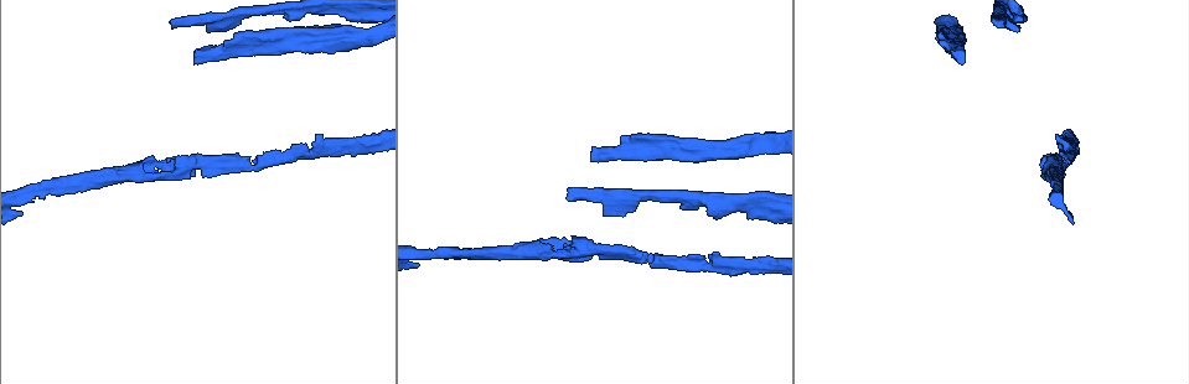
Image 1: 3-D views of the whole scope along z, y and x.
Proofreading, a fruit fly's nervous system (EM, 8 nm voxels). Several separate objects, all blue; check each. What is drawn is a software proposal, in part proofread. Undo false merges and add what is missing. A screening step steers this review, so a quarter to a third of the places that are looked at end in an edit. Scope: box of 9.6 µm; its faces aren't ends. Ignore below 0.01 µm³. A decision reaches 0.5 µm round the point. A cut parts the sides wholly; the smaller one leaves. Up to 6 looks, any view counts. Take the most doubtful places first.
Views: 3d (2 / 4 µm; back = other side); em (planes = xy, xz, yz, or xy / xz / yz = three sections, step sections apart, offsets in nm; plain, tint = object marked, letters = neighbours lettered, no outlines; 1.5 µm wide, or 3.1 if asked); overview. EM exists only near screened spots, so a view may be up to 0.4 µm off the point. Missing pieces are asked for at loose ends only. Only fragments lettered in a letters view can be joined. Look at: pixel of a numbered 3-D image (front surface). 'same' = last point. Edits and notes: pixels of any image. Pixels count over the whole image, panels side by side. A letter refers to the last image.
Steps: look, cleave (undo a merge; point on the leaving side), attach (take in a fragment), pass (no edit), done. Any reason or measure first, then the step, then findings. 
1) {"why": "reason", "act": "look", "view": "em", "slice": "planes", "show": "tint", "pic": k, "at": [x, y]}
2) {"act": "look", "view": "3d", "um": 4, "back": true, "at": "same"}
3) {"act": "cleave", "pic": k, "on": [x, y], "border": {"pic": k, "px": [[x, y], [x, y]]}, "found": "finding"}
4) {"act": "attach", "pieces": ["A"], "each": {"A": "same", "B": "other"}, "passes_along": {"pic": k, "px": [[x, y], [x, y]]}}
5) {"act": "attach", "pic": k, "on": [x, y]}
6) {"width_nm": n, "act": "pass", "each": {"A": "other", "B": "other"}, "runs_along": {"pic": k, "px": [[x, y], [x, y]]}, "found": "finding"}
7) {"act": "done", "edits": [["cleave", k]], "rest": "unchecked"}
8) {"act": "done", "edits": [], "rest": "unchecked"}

{"why": "an open end", "act": "look", "view": "3d", "um": 2, "pic": 1, "at": [684, 209]}

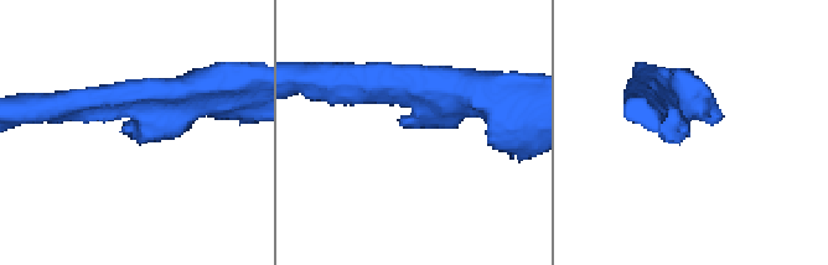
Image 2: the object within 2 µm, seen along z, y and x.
{"act": "look", "view": "em", "slice": "planes", "show": "letters", "pic": 2, "at": [689, 134]}

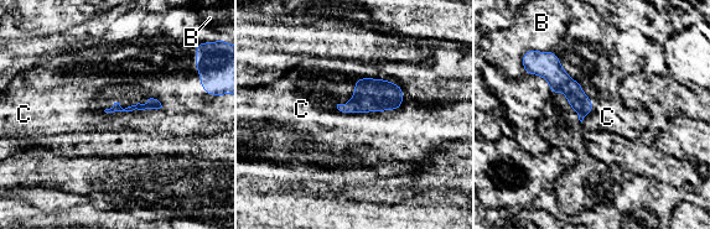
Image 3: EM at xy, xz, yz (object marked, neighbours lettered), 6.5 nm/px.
{"act": "attach", "pieces": ["C"], "each": {"B": "other", "C": "same"}, "found": "it goes on there"}

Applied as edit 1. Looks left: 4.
{"why": "narrows sharply", "act": "look", "view": "3d", "um": 4, "pic": 1, "at": [148, 177]}

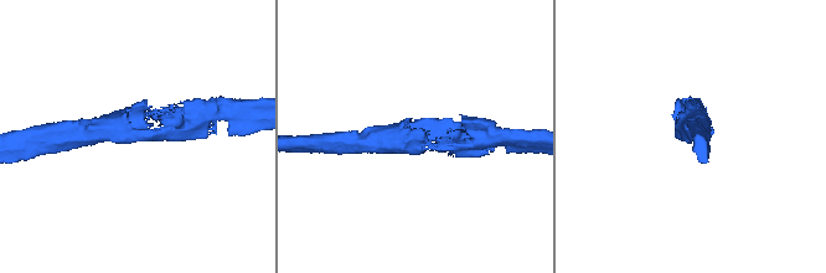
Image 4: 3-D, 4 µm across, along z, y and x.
{"why": "shape alone is not enough", "act": "look", "view": "em", "slice": "xz", "step": 4, "show": "tint", "pic": 4, "at": [142, 134]}

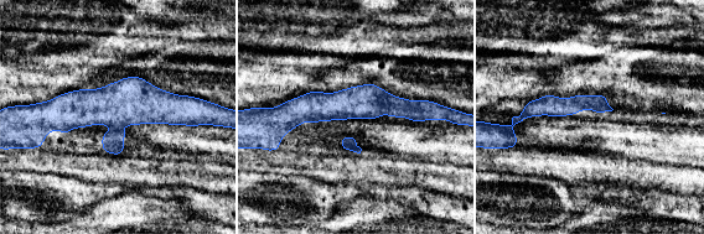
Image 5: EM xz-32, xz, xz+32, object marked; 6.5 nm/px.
{"why": "cut it another way", "act": "look", "view": "em", "slice": "planes", "show": "letters", "at": "same"}

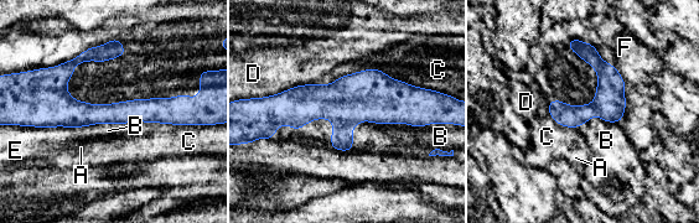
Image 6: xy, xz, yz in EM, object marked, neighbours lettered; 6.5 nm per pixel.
{"act": "pass", "each": {"A": "other", "B": "other", "C": "other", "D": "other", "E": "other", "F": "other"}, "runs_along": {"pic": 6, "px": [[35, 105], [184, 118]]}, "found": "one neuron here"}

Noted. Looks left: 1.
{"why": "arms part here", "act": "look", "view": "em", "slice": "planes", "show": "letters", "pic": 1, "at": [315, 150]}

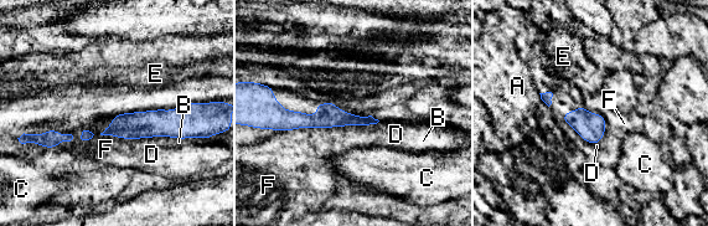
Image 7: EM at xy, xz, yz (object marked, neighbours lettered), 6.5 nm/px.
{"act": "pass", "each": {"A": "other", "B": "other", "C": "other", "D": "other", "E": "other", "F": "other"}, "found": "continuous, no second neuron"}

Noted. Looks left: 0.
{"act": "done", "edits": [["attach", 3]], "rest": "unchecked"}

